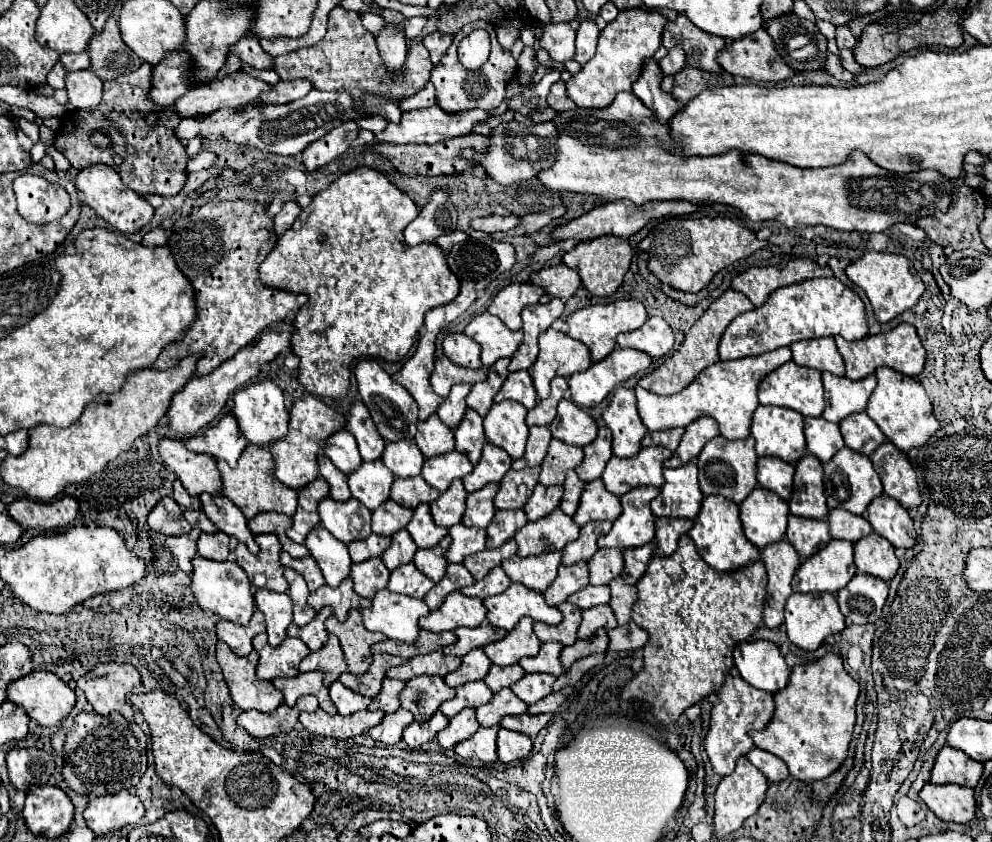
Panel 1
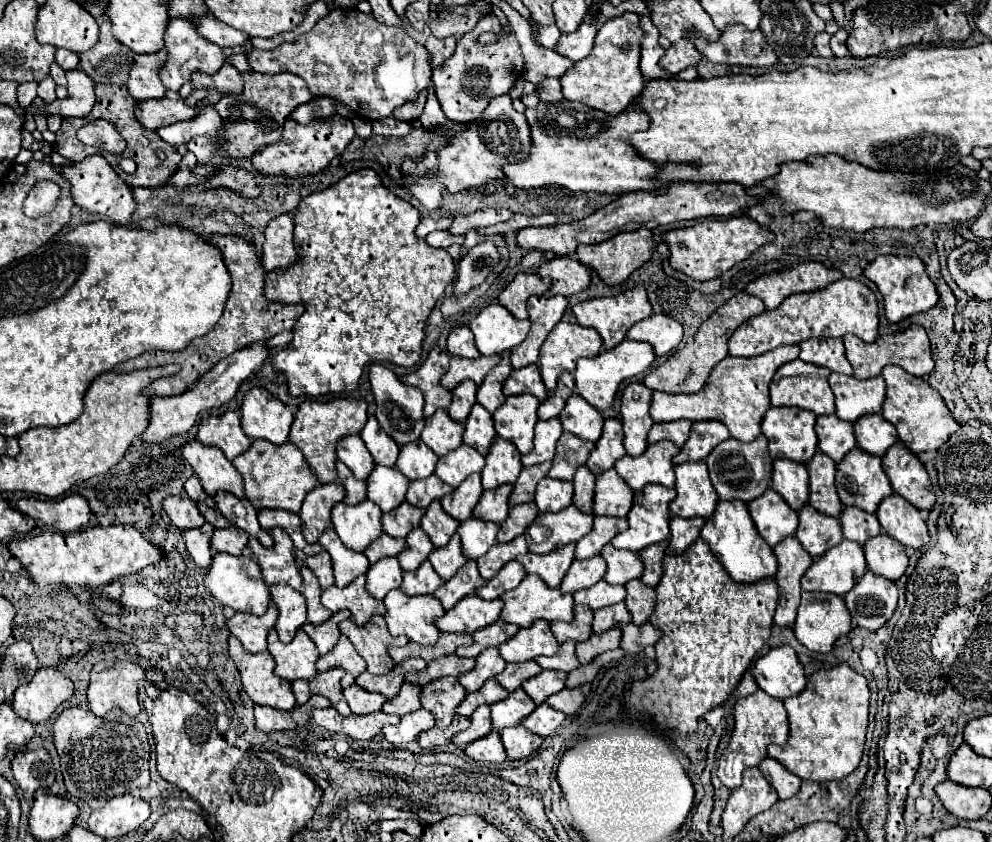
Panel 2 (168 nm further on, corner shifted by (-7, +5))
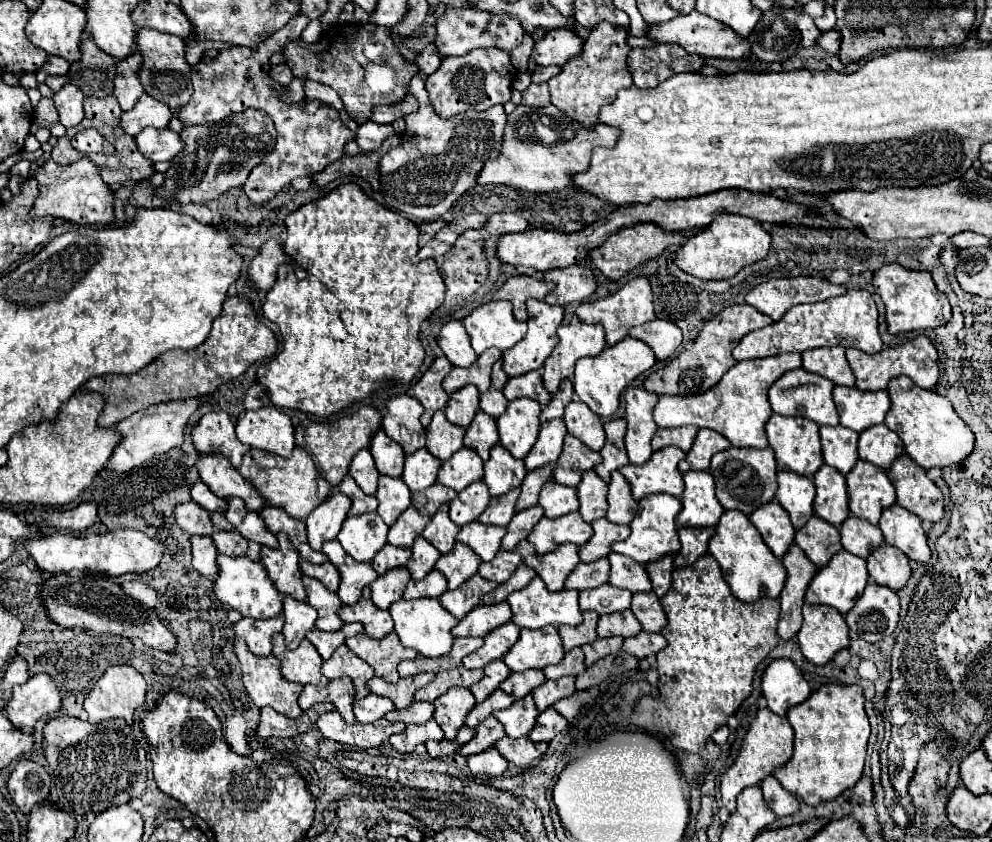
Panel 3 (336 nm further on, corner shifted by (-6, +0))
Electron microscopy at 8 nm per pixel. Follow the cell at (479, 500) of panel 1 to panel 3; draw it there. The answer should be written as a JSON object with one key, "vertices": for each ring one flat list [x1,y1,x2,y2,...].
{"vertices":[[519,487,501,497,493,497,491,505,481,513,481,517,477,521,487,523,487,525,507,525,511,521,511,517,515,515,517,497,519,497]]}

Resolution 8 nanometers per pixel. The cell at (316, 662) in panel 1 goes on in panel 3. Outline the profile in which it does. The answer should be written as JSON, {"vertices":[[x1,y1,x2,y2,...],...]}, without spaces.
{"vertices":[[341,645,331,659,323,661,321,667,323,675,327,679,337,679,337,677,351,677,357,689,357,699,367,697,371,691,367,687,367,681,375,677,375,671,363,661,359,659,353,651,347,649,347,645]]}

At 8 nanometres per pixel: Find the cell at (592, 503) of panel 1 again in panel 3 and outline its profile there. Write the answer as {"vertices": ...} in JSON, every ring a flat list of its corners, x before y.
{"vertices":[[611,473,611,483,609,483,609,511,607,519,613,523,631,523,635,513,637,513,637,501,631,497,631,487,627,479,619,473]]}

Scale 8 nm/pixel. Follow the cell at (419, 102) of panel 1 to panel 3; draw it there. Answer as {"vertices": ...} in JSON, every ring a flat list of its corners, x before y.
{"vertices":[[407,95,405,99,393,103,393,105,381,105,381,107,373,107,371,113,371,121,375,123,393,123,395,119,403,117,405,113,411,113,413,109,417,109,417,101,413,95]]}

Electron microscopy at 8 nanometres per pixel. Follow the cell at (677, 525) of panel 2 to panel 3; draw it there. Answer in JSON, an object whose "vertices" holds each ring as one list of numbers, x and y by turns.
{"vertices":[[679,529,679,555,687,561,687,565,693,565,701,555,707,553,707,543,713,537,713,533,715,529]]}

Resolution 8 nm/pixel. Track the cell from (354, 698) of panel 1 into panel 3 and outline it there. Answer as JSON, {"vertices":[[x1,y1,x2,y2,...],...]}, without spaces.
{"vertices":[[367,695,365,699,355,699,353,703,353,711,359,723,373,723,377,719,381,719,385,713,389,713,391,709,395,709,393,701,389,701,387,697,379,697,379,695]]}

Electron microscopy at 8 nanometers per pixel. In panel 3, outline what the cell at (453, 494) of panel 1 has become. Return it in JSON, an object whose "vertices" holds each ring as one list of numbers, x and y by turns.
{"vertices":[[475,481,473,485,469,485,467,489,463,489,451,503,449,503,449,515,451,521,455,521,457,525,467,525,471,521,475,521,489,505,491,495,487,491,485,481]]}

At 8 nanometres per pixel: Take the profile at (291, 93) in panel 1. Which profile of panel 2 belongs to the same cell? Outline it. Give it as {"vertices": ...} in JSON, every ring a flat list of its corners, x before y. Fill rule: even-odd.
{"vertices":[[242,72,242,80,244,80,244,92,238,96,222,96,222,100,214,106,218,110,218,114,222,116,226,130,222,132,222,136,218,138,210,138,210,136,200,136,188,142,188,150,196,154,198,164,206,164,210,162,212,156,220,154,220,156,234,156,234,158,246,158,252,156,260,146,272,144,280,138,280,132,274,130,274,122,276,124,284,124,286,116,302,102,310,100,312,94,306,86,306,82,300,76,294,76,290,72,286,74,260,74,260,72],[222,140,228,142,226,150,220,146],[214,142,218,142,218,146,214,146]]}

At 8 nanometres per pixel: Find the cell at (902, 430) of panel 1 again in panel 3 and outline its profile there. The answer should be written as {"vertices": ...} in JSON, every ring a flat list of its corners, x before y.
{"vertices":[[895,377,889,383,891,411,887,413,885,425,895,431,905,443,907,455,923,469,931,467,951,467,959,465,965,457,971,455,975,445,973,431,965,421,955,413,949,399,937,395,935,391,917,387,909,377]]}

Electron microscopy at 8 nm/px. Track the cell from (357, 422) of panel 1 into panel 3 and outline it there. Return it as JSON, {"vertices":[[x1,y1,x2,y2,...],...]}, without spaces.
{"vertices":[[379,429,371,441,369,447,377,471,381,475,389,475,389,477,401,477,403,473,403,461,405,461,405,453,401,449,401,445,397,445,393,439,389,439,385,435,383,429]]}

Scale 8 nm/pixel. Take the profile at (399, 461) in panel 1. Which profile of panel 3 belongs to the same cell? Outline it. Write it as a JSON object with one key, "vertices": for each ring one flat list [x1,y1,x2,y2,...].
{"vertices":[[419,449,417,453,407,455,401,479,411,491,423,491,437,481,439,467,441,461,437,457,433,457,427,449]]}

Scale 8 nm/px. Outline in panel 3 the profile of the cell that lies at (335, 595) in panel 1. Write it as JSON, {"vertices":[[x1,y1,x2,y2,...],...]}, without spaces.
{"vertices":[[369,587,363,589,363,597,361,597,361,601,357,601,357,605,341,607,341,619,345,623,351,623,351,621,363,623,365,633,371,639,383,639,387,633,393,631,393,619,389,615,389,611,383,611,373,605]]}

